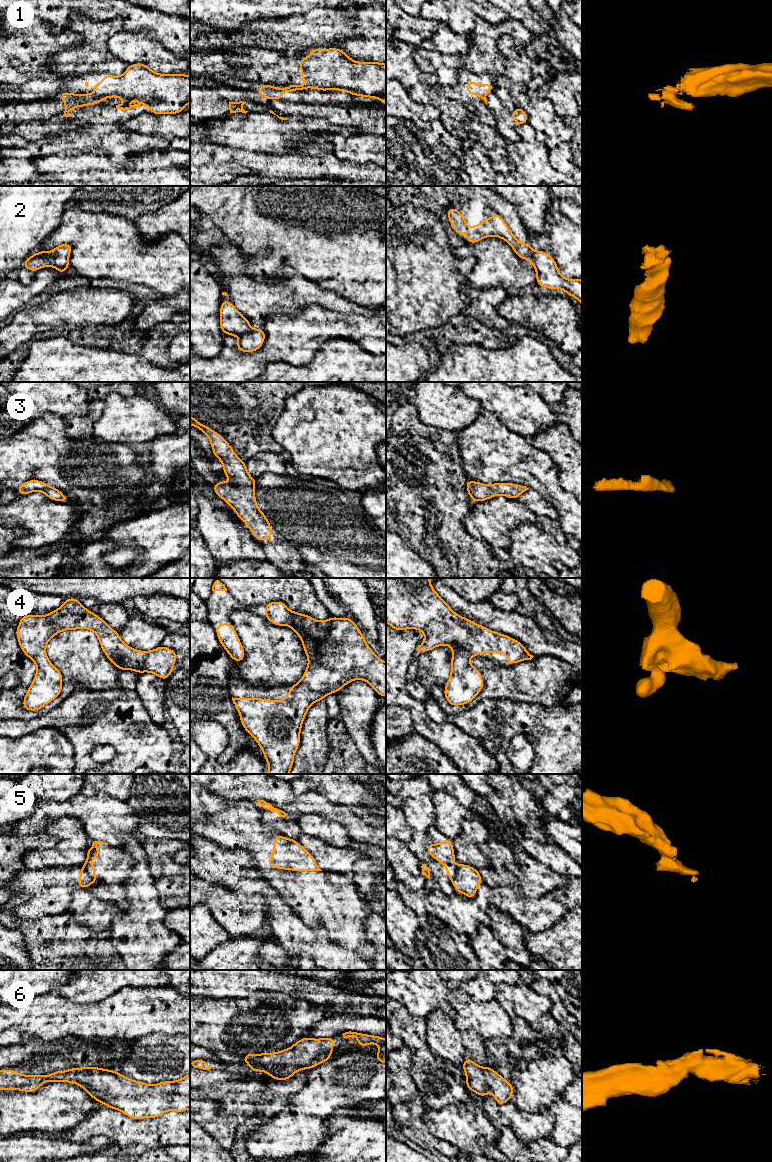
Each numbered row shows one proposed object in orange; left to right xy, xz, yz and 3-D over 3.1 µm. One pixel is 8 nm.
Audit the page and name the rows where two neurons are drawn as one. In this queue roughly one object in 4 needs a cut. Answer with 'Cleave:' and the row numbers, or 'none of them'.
Cleave: 1, 5

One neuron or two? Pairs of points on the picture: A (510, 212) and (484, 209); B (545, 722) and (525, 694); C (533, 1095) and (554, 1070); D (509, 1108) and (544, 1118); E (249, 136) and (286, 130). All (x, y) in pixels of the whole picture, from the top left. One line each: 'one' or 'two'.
A: one
B: two
C: one
D: one
E: one

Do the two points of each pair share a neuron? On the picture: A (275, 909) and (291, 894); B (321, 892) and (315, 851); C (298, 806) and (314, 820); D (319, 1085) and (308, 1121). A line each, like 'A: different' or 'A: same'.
A: different
B: different
C: different
D: same

